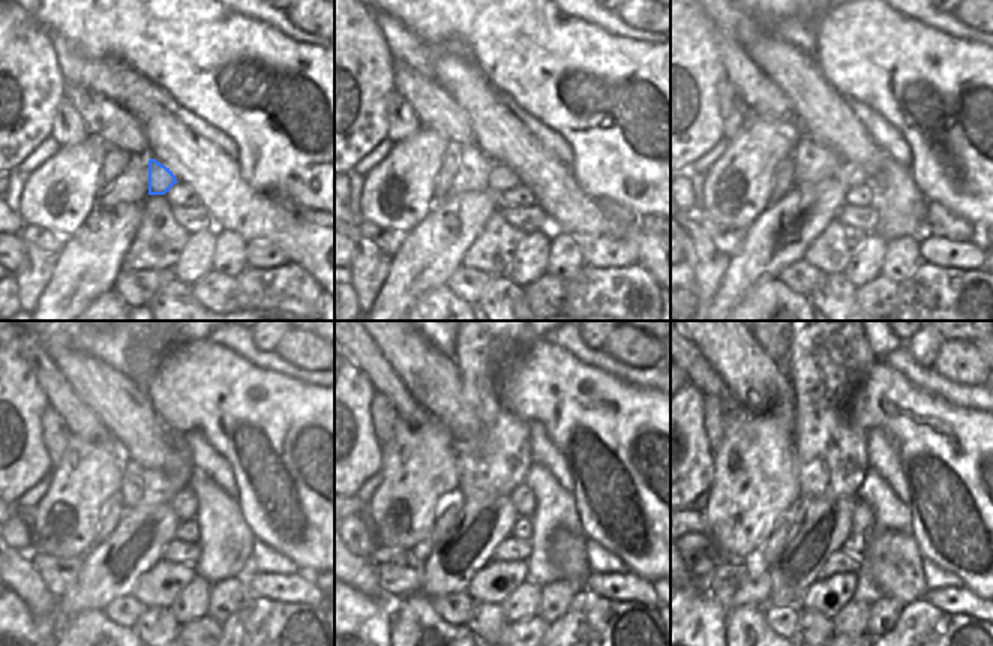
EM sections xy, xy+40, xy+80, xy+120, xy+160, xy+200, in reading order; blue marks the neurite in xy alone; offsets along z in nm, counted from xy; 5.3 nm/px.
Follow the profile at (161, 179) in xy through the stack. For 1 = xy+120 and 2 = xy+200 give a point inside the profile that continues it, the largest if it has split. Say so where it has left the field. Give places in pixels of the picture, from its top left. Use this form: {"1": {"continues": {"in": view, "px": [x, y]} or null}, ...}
{"1": {"continues": {"in": "xy+120", "px": [185, 504]}}, "2": {"continues": {"in": "xy+200", "px": [863, 514]}}}

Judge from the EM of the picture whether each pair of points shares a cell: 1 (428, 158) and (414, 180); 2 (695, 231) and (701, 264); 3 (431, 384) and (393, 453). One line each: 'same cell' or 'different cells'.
1: same cell
2: same cell
3: different cells

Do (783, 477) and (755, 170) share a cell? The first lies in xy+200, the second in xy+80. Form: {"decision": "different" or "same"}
{"decision": "same"}

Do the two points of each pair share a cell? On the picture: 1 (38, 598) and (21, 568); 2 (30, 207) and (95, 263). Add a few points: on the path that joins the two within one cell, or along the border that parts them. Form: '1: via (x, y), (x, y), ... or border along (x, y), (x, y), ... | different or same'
1: via (32, 591), (21, 576) | same
2: border along (90, 213), (66, 239) | different

